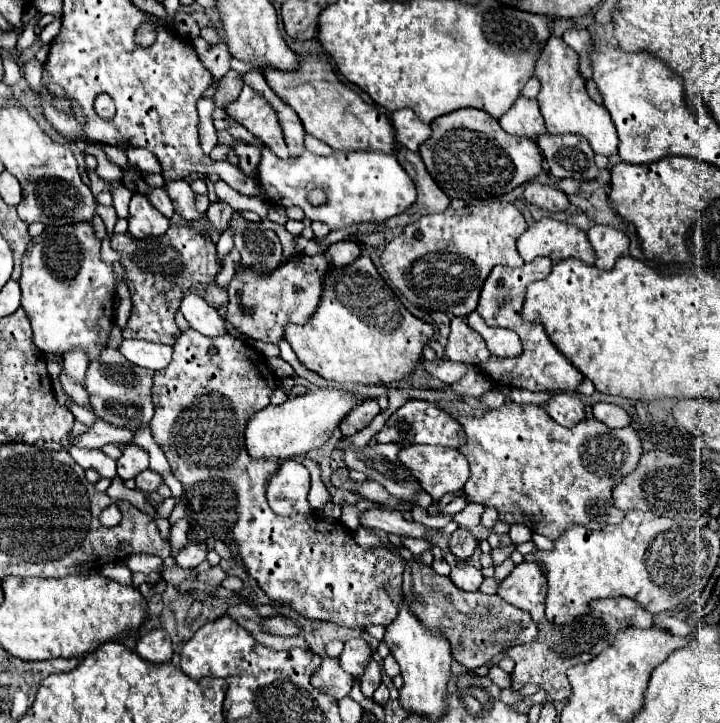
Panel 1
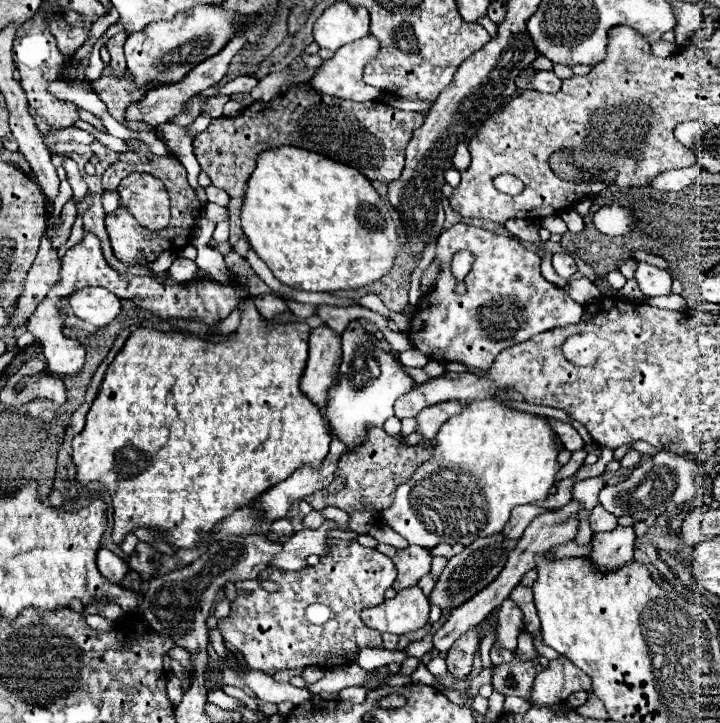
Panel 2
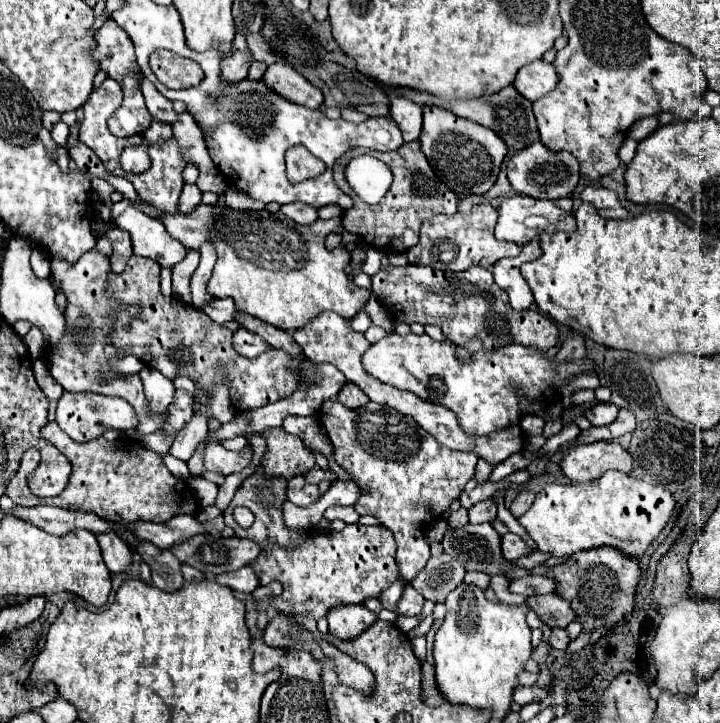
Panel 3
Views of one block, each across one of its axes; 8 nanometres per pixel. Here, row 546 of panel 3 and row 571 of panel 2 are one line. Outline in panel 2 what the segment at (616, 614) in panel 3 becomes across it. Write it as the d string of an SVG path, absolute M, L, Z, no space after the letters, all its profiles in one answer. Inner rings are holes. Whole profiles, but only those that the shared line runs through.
M614 528L612 532L600 532L592 538L592 550L588 554L590 562L600 572L612 572L626 566L632 560L636 534L632 528Z

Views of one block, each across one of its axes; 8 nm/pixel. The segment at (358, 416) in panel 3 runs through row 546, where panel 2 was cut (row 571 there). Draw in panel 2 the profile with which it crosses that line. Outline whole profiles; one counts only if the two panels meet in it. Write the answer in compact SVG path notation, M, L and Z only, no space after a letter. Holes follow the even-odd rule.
M408 546L404 550L398 550L392 560L398 570L398 578L392 586L396 592L416 586L418 580L430 572L430 564L432 564L430 552L420 546Z

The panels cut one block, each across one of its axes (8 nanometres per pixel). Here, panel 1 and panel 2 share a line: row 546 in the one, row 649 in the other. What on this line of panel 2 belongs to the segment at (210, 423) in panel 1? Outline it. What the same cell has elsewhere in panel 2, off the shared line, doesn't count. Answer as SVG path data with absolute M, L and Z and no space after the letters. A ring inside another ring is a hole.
M328 540L330 554L320 556L316 566L306 566L304 570L278 570L278 592L266 592L262 588L262 580L272 580L276 568L268 568L260 572L260 580L242 580L236 582L238 596L232 602L232 610L226 618L218 620L218 630L224 636L226 646L238 650L246 664L254 670L260 670L268 676L278 670L294 670L306 666L322 666L322 668L342 668L356 662L358 652L362 648L378 648L382 650L382 636L376 630L368 630L360 622L360 612L364 608L372 608L384 602L384 592L392 588L396 580L396 568L392 560L380 554L374 548L360 546L358 542L348 540Z

